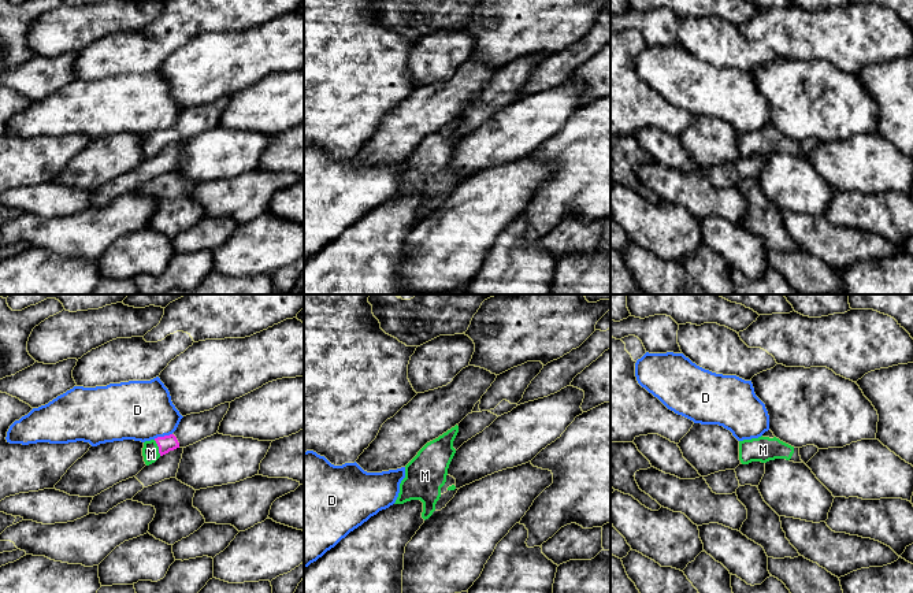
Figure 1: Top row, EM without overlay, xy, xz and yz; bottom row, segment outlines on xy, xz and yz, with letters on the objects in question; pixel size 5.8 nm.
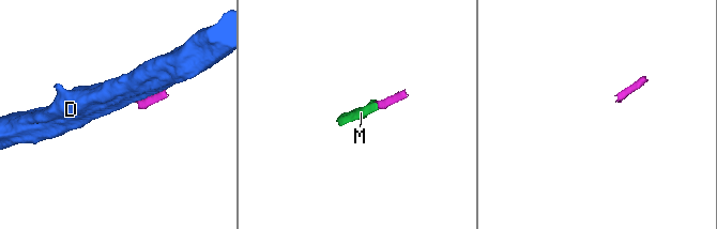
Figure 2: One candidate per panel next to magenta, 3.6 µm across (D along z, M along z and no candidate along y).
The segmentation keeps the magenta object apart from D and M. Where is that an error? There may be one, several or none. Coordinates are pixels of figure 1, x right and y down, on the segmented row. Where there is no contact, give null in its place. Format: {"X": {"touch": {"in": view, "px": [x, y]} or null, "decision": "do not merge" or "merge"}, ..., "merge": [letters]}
{"D": {"touch": {"in": "xy", "px": [162, 437]}, "decision": "do not merge"}, "M": {"touch": {"in": "xy", "px": [159, 448]}, "decision": "merge"}, "merge": ["M"]}

